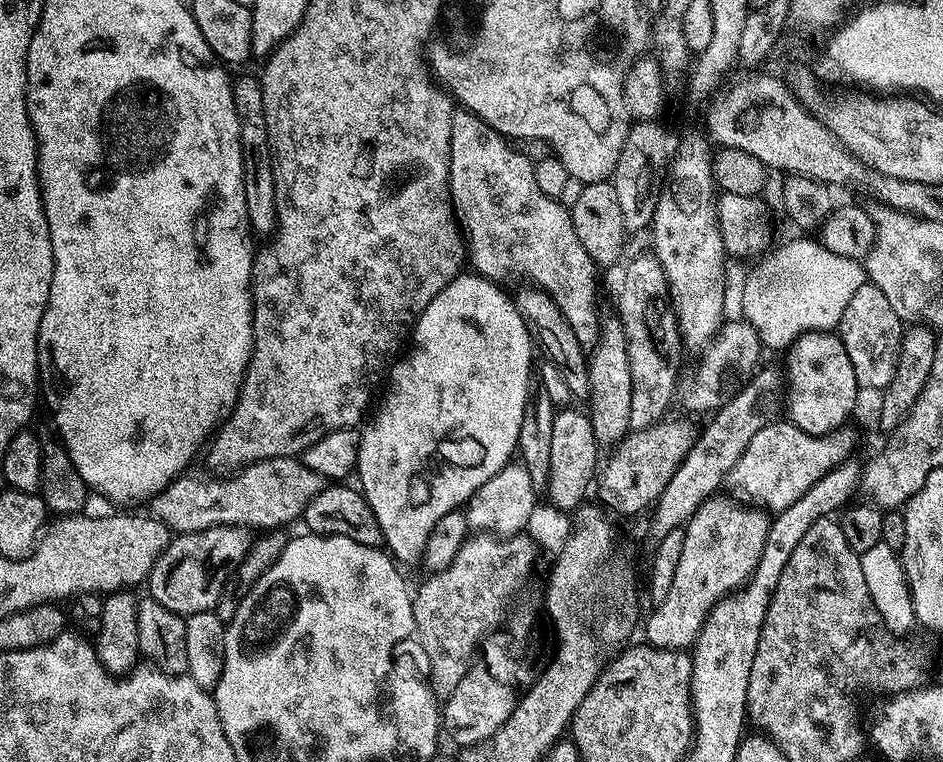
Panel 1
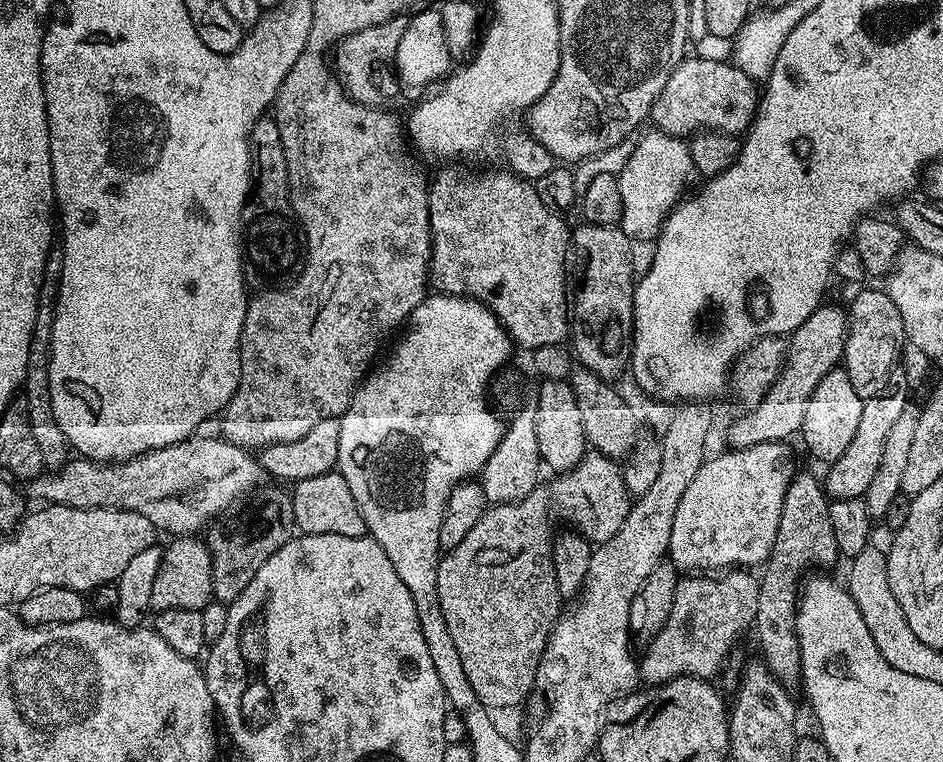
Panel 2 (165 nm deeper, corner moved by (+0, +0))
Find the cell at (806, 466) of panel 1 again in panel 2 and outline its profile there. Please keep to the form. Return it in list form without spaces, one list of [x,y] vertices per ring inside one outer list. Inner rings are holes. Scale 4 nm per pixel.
[[[784,442],[755,444],[705,459],[674,514],[666,556],[675,568],[684,574],[700,574],[708,570],[704,568],[748,570],[751,564],[767,561],[778,534],[786,490],[798,471],[788,447]]]

